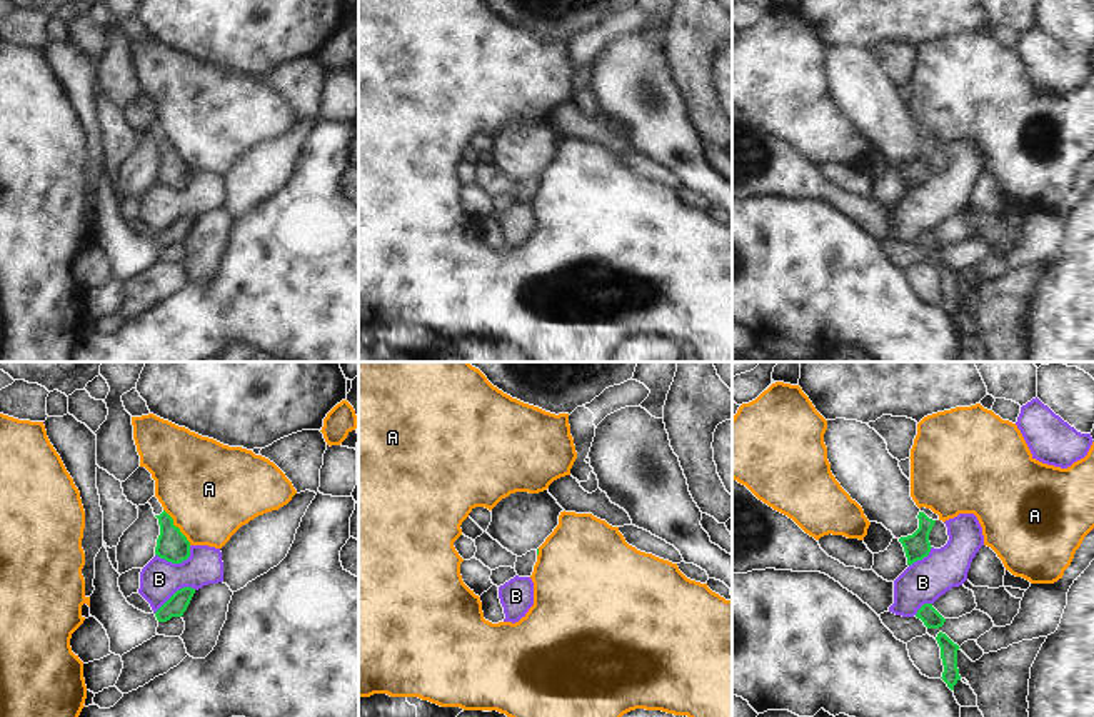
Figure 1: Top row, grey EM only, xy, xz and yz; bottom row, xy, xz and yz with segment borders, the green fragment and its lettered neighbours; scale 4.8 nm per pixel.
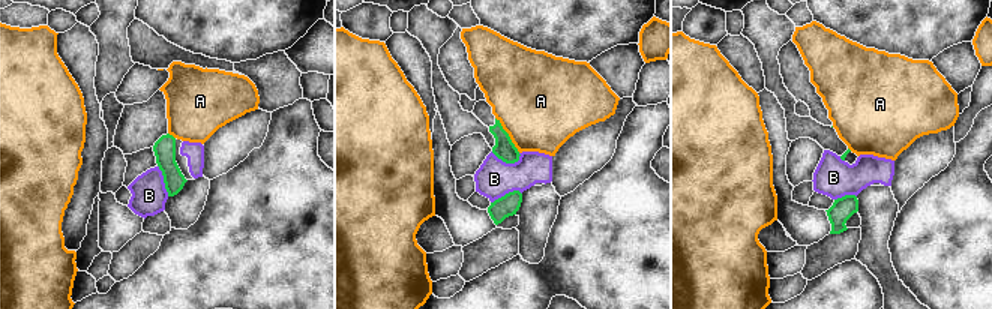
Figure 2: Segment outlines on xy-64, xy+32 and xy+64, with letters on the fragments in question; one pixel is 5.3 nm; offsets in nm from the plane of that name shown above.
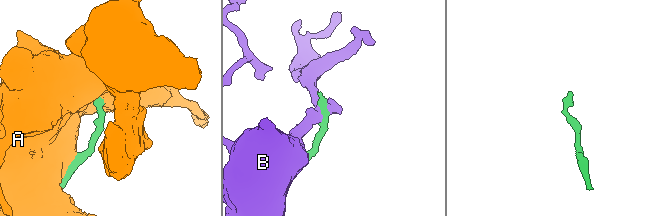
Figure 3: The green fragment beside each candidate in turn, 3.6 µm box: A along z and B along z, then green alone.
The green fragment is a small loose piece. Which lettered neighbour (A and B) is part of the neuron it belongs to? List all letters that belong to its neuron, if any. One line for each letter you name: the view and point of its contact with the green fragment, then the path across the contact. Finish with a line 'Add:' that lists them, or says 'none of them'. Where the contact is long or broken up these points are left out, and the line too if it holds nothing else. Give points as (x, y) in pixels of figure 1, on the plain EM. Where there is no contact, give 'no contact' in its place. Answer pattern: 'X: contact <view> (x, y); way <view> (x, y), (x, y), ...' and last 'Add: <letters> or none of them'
Add: none of them

